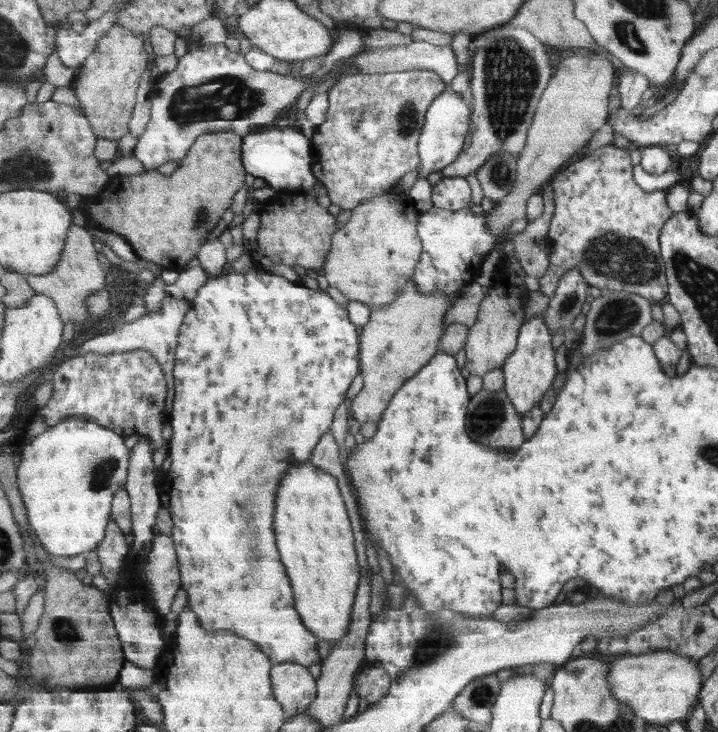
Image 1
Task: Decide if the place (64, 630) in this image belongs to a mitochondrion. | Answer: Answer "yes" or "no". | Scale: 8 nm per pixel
yes

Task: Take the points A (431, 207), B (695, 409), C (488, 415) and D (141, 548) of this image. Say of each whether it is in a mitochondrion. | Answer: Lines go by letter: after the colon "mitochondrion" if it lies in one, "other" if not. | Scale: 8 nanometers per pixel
A: other
B: other
C: mitochondrion
D: other

